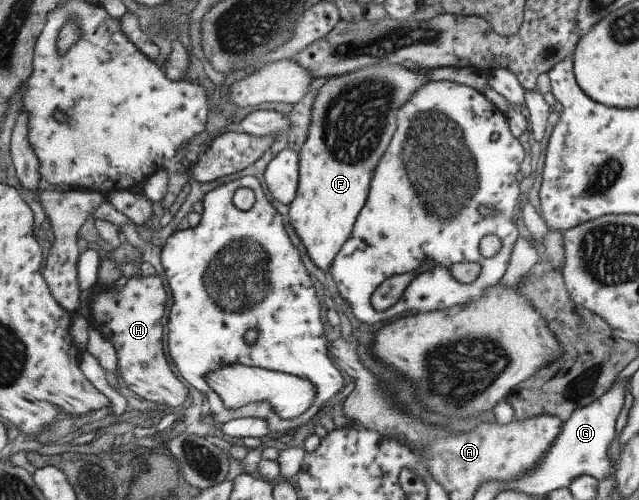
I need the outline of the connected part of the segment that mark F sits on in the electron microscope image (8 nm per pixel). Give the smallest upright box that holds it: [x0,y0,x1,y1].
[289,64,432,271]

